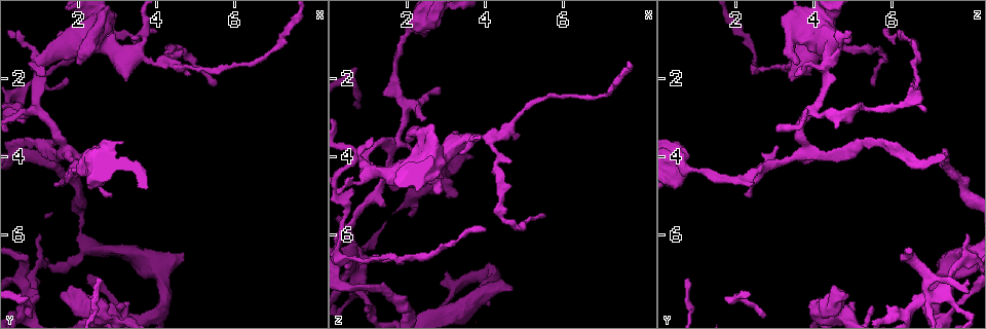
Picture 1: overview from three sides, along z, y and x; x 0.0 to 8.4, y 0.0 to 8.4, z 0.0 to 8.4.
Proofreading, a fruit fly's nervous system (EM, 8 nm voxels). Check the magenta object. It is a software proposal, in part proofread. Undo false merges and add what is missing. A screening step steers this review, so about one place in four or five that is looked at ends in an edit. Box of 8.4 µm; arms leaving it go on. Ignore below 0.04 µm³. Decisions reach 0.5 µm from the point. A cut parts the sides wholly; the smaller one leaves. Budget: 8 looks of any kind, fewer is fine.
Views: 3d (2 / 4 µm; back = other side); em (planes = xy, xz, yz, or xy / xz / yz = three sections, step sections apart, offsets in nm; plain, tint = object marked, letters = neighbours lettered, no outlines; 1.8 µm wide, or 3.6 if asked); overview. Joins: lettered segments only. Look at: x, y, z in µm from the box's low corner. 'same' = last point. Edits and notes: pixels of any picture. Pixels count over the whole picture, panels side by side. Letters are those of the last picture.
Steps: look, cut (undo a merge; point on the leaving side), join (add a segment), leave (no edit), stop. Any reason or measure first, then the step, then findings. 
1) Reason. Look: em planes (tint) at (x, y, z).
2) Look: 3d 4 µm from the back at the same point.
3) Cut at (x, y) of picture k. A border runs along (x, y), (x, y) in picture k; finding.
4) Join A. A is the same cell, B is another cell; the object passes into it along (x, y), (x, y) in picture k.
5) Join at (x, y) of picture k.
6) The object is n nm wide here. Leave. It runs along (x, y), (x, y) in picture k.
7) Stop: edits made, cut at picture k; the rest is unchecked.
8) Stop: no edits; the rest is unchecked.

Sudden change in width. Look: em yz step 16 (tint) at (0.80, 7.55, 7.05).

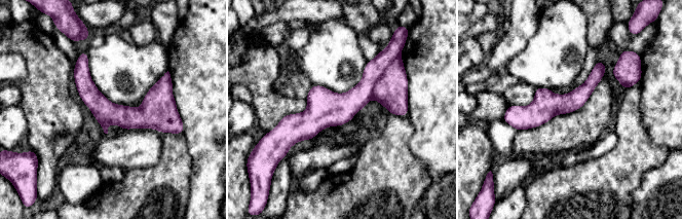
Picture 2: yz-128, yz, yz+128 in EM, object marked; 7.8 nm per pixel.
Look: em yz step 16 (letters) at the same point.

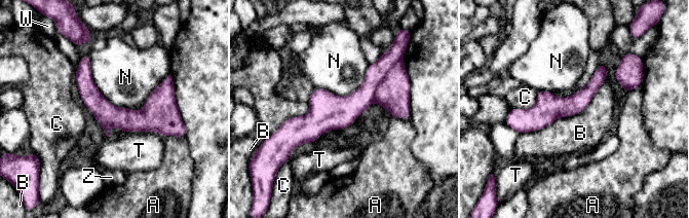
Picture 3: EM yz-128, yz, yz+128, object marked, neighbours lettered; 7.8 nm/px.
The object is 160 nm wide here. Leave. A, B, C, N, T, W and Z are other cells; a border runs along (86, 53), (169, 74) in picture 3; all the same neuron.

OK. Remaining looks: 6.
Stops while still wide. Look: 3d 4 µm at (1.55, 7.55, 4.90).

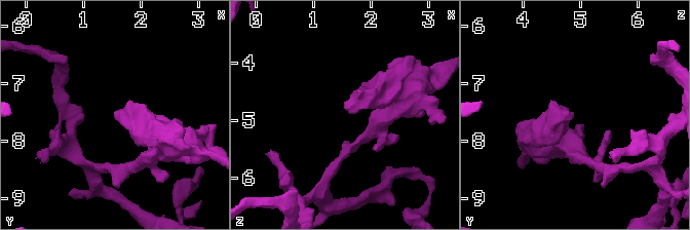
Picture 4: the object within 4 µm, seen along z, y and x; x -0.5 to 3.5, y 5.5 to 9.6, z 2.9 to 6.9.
Look: em yz step 16 (tint) at (1.60, 7.55, 4.85).

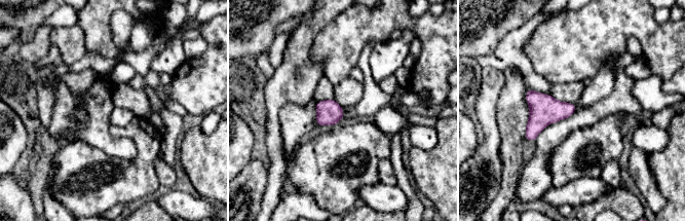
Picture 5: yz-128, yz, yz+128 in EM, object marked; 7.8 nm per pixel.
Look: em planes (letters) at the same point.

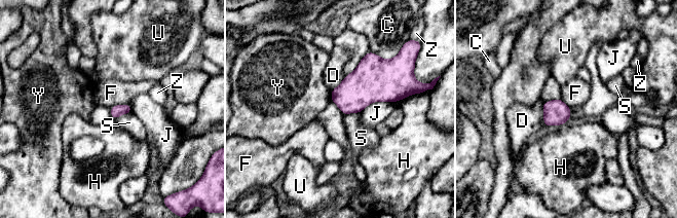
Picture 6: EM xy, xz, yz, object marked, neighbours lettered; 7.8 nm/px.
Leave. C, D, F, H, J, S, U, Y and Z are other cells; a border runs along (128, 103), (113, 105), (110, 108) in picture 6; none of them fits.

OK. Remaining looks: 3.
A narrow waist. Look: em planes (plain) at (1.85, 4.35, 1.00).

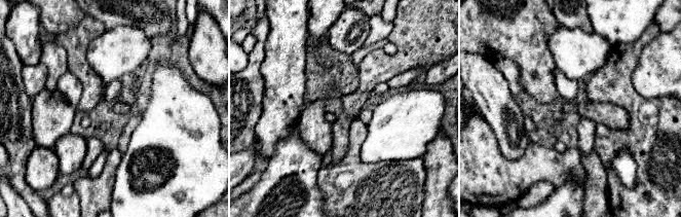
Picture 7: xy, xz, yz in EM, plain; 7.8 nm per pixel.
Look: em planes (letters) at the same point.

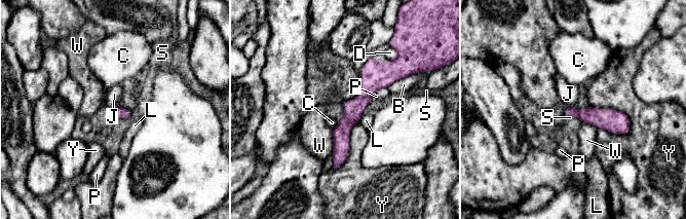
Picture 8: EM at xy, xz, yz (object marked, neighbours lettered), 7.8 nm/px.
The object is 90 nm wide here. Leave. B, C, D, J, L, P, S, W and Y are other cells; it runs along (384, 65), (341, 132), (336, 163) in picture 8; continuous, no second neuron.

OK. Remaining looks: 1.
Stop: no edits; the rest is unchecked.

